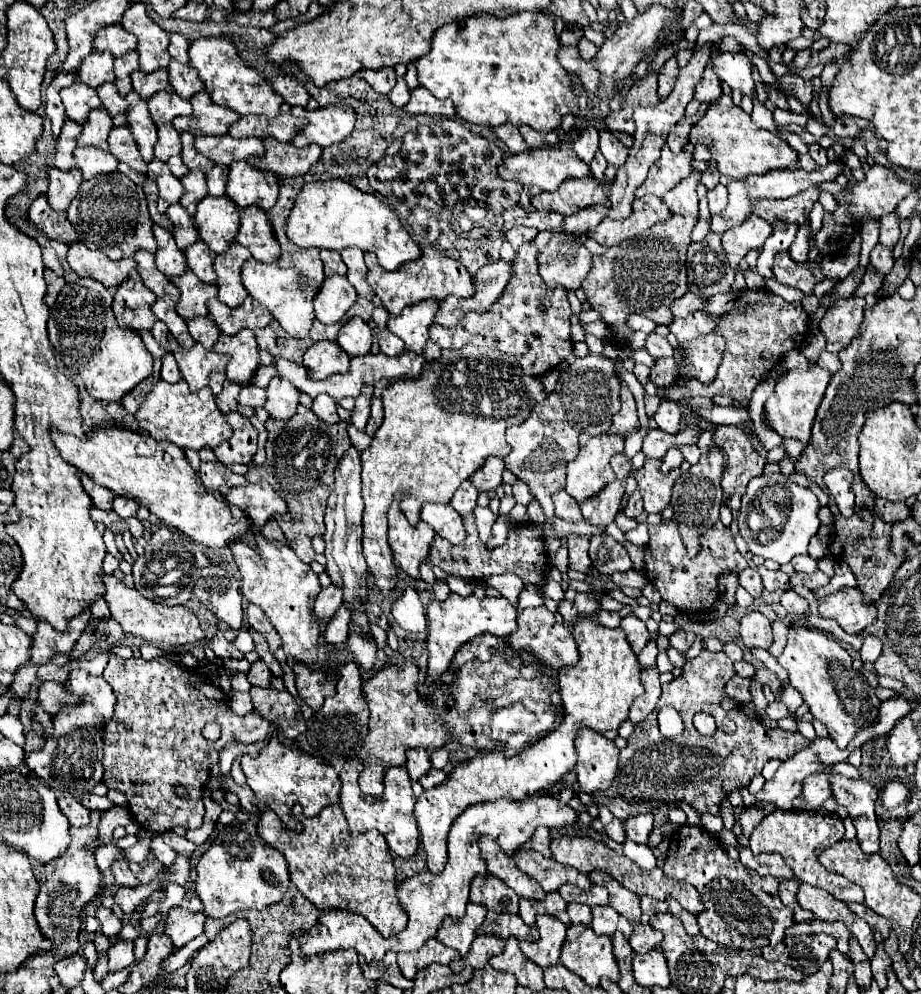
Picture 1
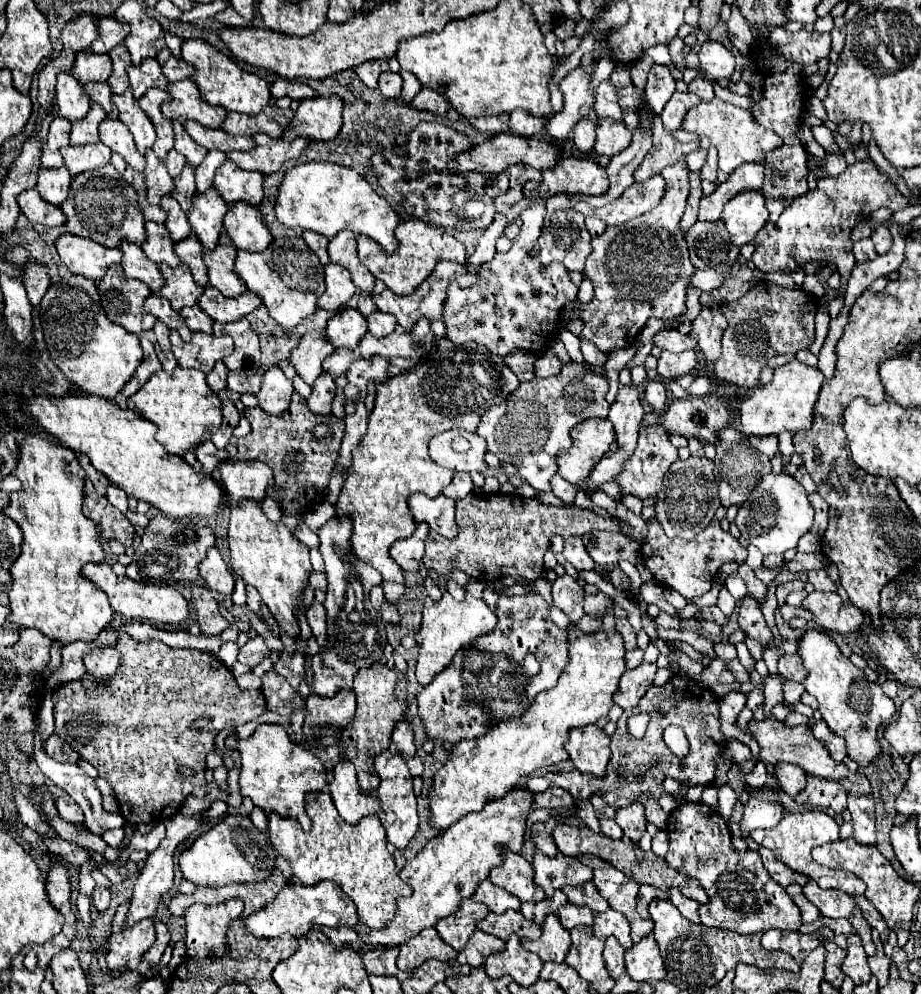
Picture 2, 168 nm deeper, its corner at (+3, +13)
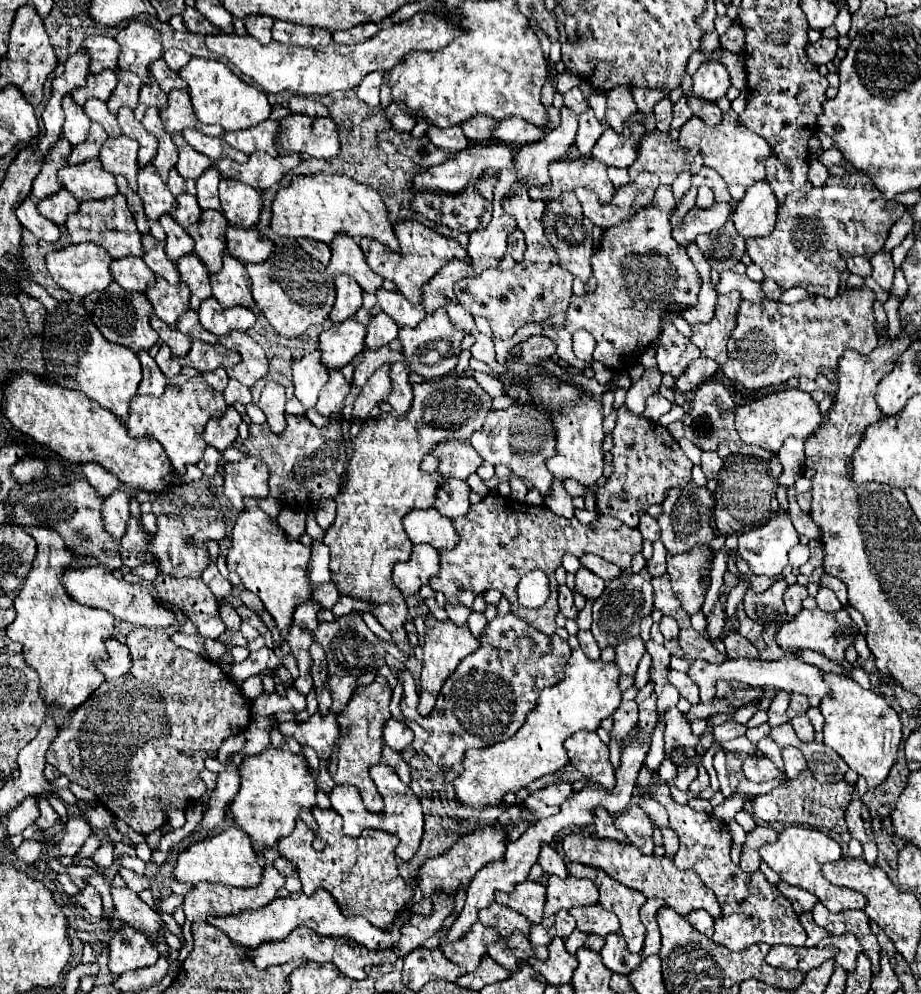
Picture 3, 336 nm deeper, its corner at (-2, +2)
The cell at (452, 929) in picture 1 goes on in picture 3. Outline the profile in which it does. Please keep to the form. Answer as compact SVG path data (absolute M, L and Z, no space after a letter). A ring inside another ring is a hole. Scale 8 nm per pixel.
M475 922L471 926L471 932L463 936L463 940L457 940L457 944L443 944L441 950L447 960L453 964L465 968L467 972L475 972L481 958L487 954L487 946L497 942L499 934L491 932L491 928L483 928L483 924Z

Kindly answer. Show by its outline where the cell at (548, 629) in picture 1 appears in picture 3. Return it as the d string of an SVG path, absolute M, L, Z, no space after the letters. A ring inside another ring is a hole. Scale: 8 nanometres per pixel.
M513 614L497 616L487 622L479 642L481 648L463 658L457 670L445 680L439 700L427 718L417 714L417 700L413 700L415 690L407 690L407 670L391 656L385 658L403 686L399 704L403 716L427 730L429 738L423 744L423 752L445 768L461 764L465 752L471 748L487 748L511 738L523 726L527 712L535 708L539 692L563 680L563 666L571 656L571 648L565 640L559 636L543 636L541 632L535 632L535 628L527 628L527 624Z

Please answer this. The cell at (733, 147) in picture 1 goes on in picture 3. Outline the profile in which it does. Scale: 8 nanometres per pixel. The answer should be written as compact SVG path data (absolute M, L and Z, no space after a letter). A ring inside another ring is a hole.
M729 110L723 118L721 124L709 128L703 124L703 120L699 120L697 116L693 116L687 124L683 124L683 128L679 130L679 144L681 146L699 146L701 148L701 156L703 156L703 164L707 168L713 168L715 172L719 172L719 176L727 182L727 184L741 184L741 186L751 186L755 182L765 180L765 168L763 164L759 164L759 158L769 156L769 144L757 136L755 132L743 128L737 120L737 116L733 114L733 110Z

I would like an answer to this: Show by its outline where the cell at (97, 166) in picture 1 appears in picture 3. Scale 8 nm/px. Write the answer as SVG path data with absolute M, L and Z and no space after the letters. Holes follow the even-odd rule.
M93 158L77 166L65 166L59 172L59 180L79 202L101 200L117 194L115 176L103 170L101 160Z

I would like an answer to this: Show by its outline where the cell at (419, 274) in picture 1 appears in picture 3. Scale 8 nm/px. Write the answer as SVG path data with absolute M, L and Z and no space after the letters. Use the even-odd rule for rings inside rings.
M399 220L393 226L395 236L401 242L401 250L399 252L383 252L383 244L373 240L373 238L361 238L359 246L363 248L367 262L371 266L373 272L377 272L379 276L393 280L397 284L397 290L411 302L411 304L419 304L421 300L421 286L431 280L431 276L435 276L435 272L439 272L439 268L447 264L447 260L451 260L451 256L459 256L463 260L467 260L467 250L461 248L461 244L453 238L441 236L435 230L427 228L425 224L415 220Z

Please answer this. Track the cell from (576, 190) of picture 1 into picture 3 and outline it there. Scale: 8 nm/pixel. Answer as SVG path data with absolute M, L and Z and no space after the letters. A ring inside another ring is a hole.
M577 158L577 160L557 160L549 168L551 184L545 188L539 188L537 198L549 200L551 196L559 196L561 192L571 192L579 186L593 190L599 200L609 202L615 186L607 178L607 166L601 160L595 158Z

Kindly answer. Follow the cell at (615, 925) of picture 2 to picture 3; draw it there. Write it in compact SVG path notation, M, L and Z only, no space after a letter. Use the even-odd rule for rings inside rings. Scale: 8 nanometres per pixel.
M611 934L605 938L605 946L601 950L601 958L603 964L617 974L631 974L639 964L641 964L641 956L633 956L627 952L627 946L623 944L623 936L621 934Z

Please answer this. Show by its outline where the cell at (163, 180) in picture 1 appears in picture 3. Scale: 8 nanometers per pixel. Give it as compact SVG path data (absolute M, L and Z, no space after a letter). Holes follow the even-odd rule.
M147 164L139 170L137 182L139 182L137 192L143 200L147 220L159 220L163 214L169 214L175 208L175 198L169 192L167 184L159 180L159 174L155 172L153 164Z

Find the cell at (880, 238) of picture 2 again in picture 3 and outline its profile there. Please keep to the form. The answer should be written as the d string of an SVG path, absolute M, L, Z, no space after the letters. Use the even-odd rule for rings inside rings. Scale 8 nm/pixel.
M877 252L873 258L871 258L871 266L873 266L873 280L883 288L883 290L891 290L893 286L893 272L895 272L895 266L891 262L891 254L889 252Z

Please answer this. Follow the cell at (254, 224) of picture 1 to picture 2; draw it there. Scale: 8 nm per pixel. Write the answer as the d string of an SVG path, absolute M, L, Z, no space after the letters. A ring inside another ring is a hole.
M238 201L224 217L224 229L232 243L244 251L262 251L270 245L272 235L262 221L262 213L254 205Z

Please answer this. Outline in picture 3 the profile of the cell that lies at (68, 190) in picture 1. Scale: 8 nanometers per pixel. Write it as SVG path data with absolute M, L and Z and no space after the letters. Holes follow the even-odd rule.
M63 188L55 196L49 196L47 200L37 202L39 214L55 222L57 226L63 226L67 216L77 212L77 208L79 208L79 200L75 200L69 192L63 192Z

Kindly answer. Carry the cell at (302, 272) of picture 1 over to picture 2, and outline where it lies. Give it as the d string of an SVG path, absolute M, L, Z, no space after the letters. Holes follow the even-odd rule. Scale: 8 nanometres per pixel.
M302 237L288 239L286 247L272 243L260 253L238 251L236 273L244 279L252 293L262 297L270 317L284 329L294 329L302 319L310 317L318 307L318 297L324 293L324 267Z

